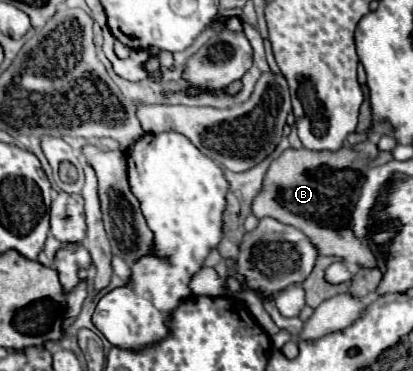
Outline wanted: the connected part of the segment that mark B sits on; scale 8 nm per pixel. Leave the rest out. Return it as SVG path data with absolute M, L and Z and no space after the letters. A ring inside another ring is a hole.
M369 140L355 146L341 146L335 152L313 152L305 148L285 150L269 164L263 186L253 198L251 212L257 218L269 216L295 226L311 238L321 256L343 258L351 268L377 268L377 258L371 248L357 240L351 230L351 212L365 180L365 170L375 156L377 146Z

